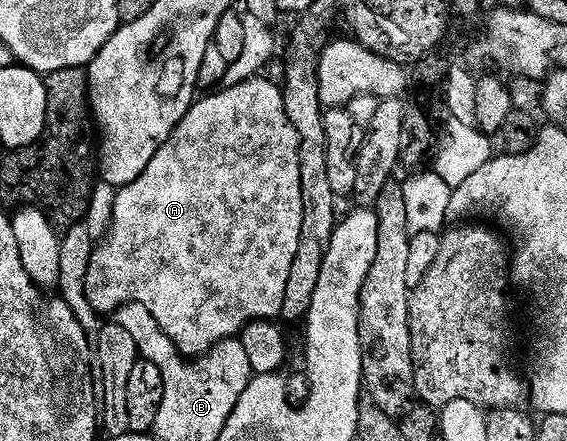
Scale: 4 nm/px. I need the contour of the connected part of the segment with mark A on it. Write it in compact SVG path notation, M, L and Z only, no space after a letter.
M265 76L250 78L238 86L218 89L210 98L194 101L183 120L171 132L171 136L155 152L155 160L147 164L143 176L131 184L120 187L113 199L113 221L107 237L91 256L91 268L87 268L87 300L98 316L116 315L120 306L128 302L143 304L151 316L163 328L163 332L177 349L186 356L206 354L213 346L237 338L247 323L257 318L277 320L281 317L283 296L287 293L287 276L291 276L291 264L295 264L295 252L299 252L299 232L303 232L303 188L299 180L299 136L287 120L285 96L280 85L268 82Z

